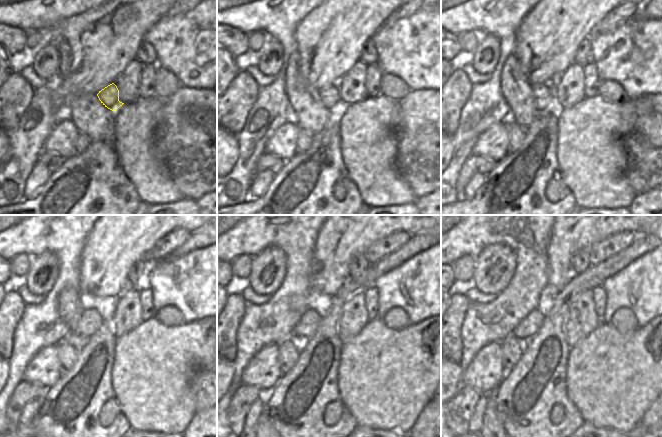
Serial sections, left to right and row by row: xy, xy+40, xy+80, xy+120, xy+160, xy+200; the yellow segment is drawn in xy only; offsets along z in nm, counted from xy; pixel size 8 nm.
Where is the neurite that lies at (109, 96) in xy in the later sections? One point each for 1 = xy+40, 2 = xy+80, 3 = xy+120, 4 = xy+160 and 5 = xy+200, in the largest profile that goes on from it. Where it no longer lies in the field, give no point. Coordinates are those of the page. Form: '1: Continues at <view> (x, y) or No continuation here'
1: Continues at xy+40 (329, 95)
2: Continues at xy+80 (546, 103)
3: Continues at xy+120 (91, 320)
4: Continues at xy+160 (306, 327)
5: Continues at xy+200 (529, 327).

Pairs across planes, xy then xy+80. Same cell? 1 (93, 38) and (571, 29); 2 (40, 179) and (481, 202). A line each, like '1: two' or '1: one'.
1: one
2: two

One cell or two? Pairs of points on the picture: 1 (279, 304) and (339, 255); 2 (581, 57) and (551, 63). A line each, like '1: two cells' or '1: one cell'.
1: two cells
2: two cells

